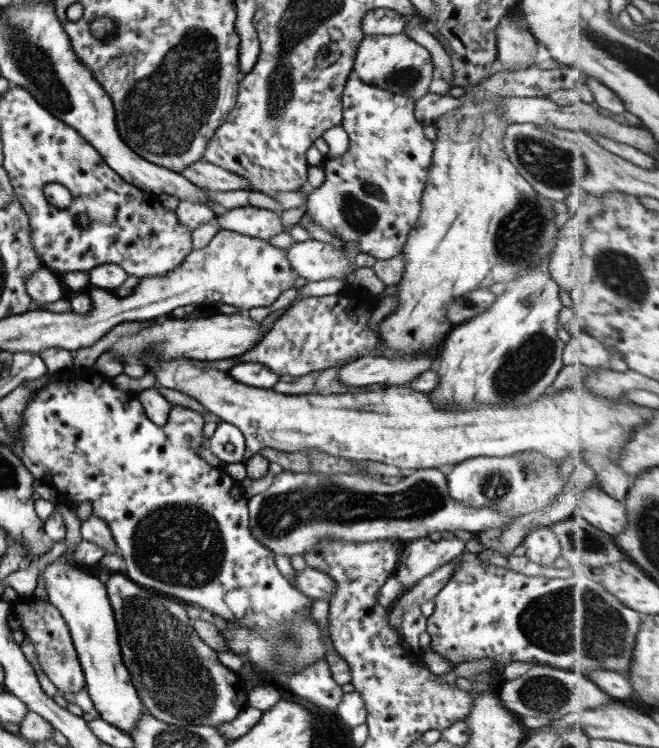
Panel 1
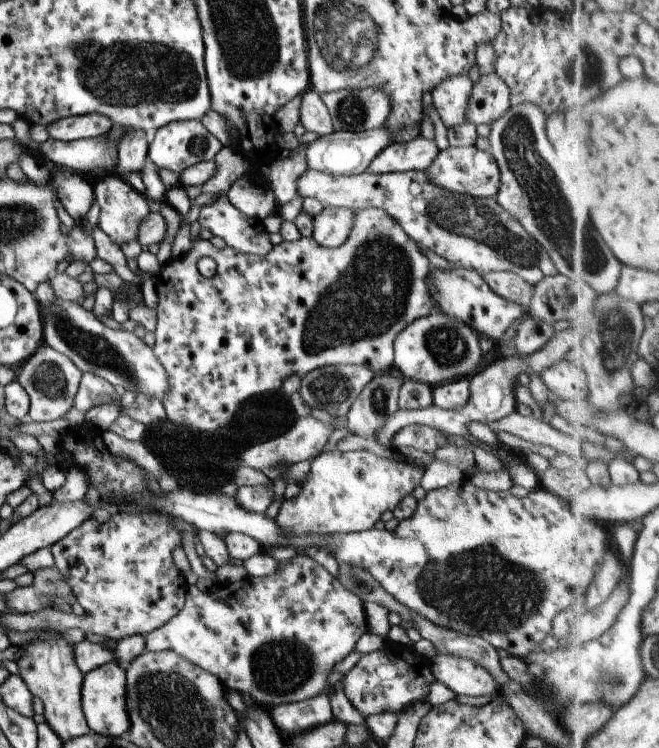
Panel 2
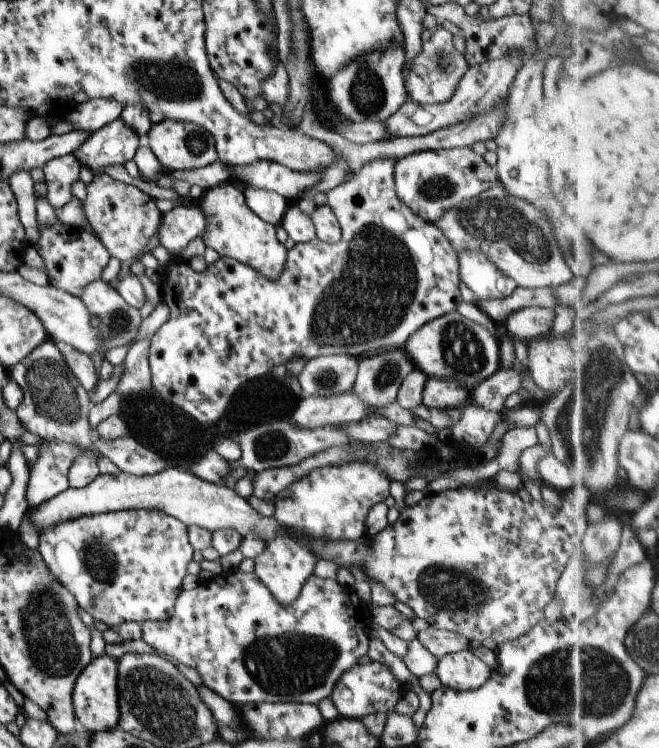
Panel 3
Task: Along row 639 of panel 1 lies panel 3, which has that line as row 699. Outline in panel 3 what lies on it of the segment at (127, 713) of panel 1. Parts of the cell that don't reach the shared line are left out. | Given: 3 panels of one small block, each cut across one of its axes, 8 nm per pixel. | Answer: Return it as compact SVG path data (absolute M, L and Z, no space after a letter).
M106 654L93 658L76 679L72 692L73 708L81 729L88 732L114 730L119 726L119 702L117 697L118 662Z

